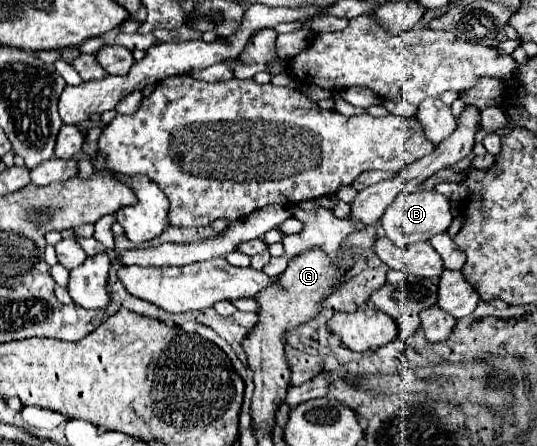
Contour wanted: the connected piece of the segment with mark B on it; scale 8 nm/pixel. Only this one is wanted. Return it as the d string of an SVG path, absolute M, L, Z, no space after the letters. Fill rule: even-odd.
M436 190L428 192L410 192L400 194L382 214L380 226L384 230L384 236L390 238L396 246L410 246L414 242L428 242L434 234L442 234L452 224L452 210L446 196L442 196Z

